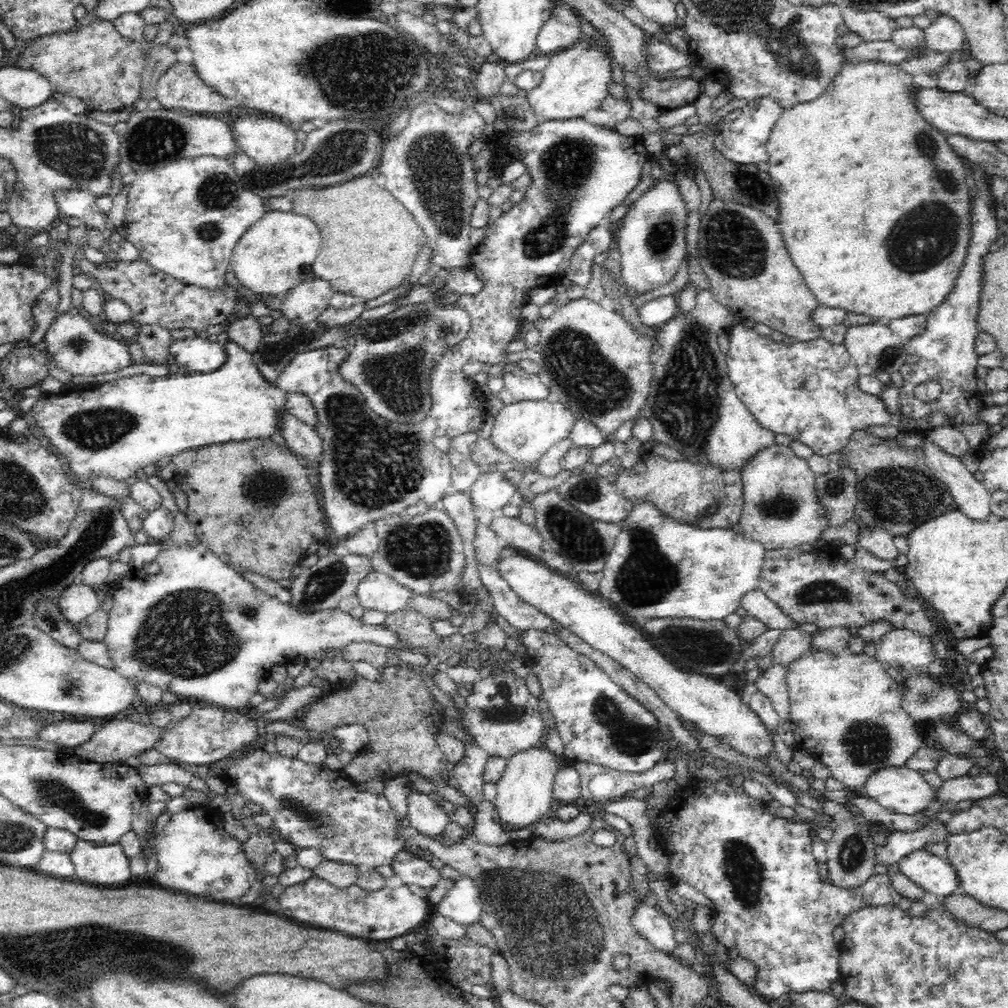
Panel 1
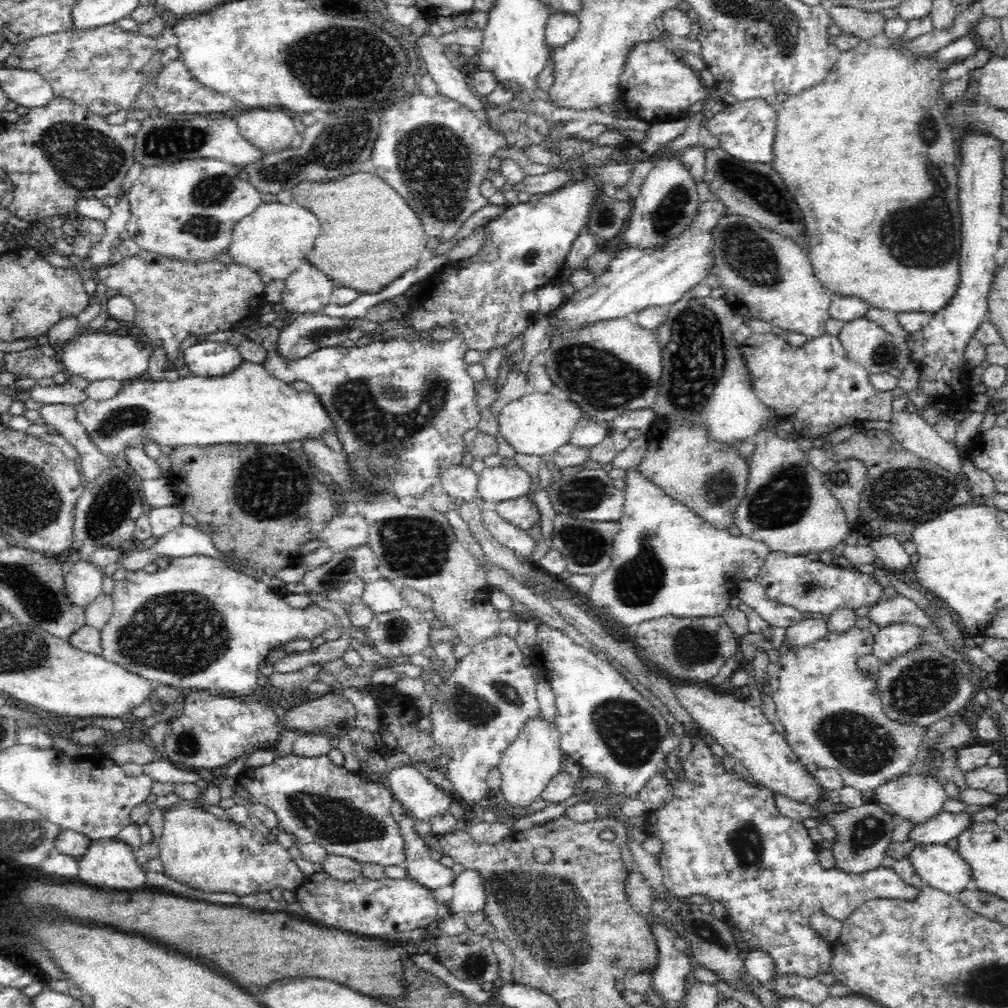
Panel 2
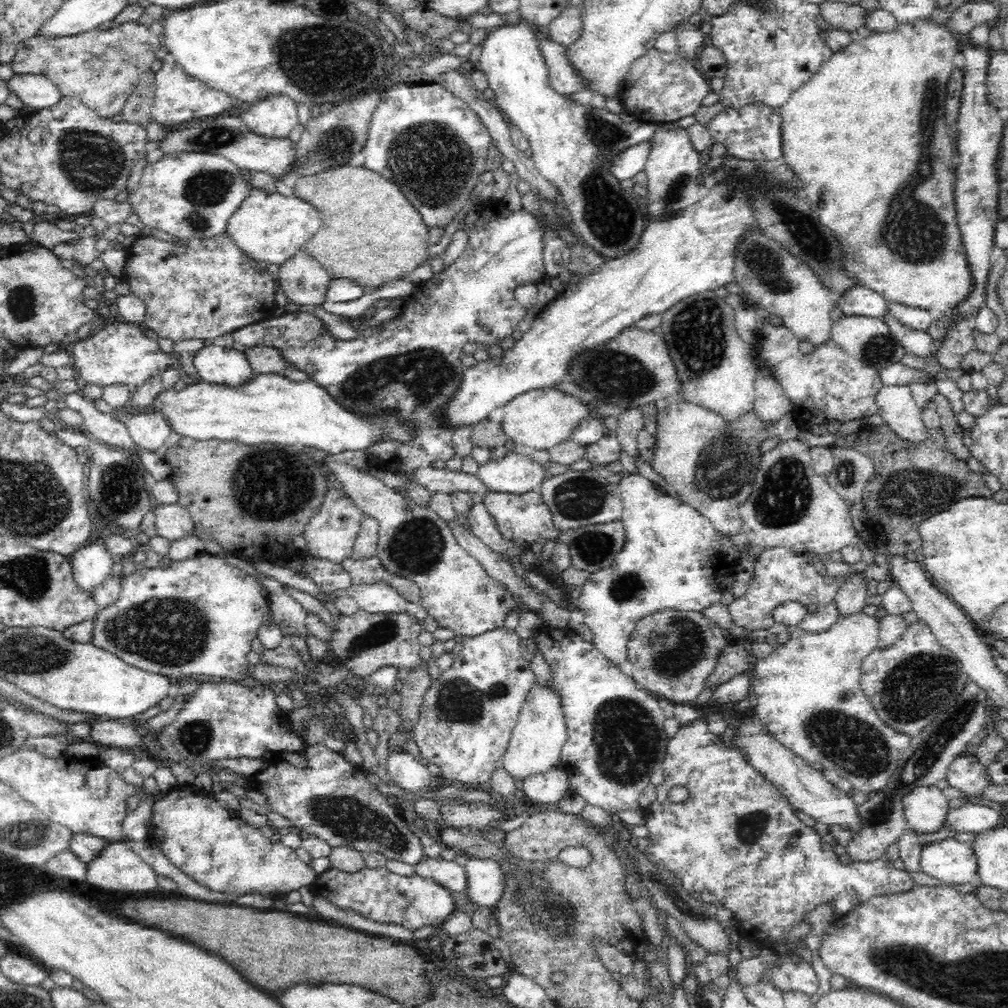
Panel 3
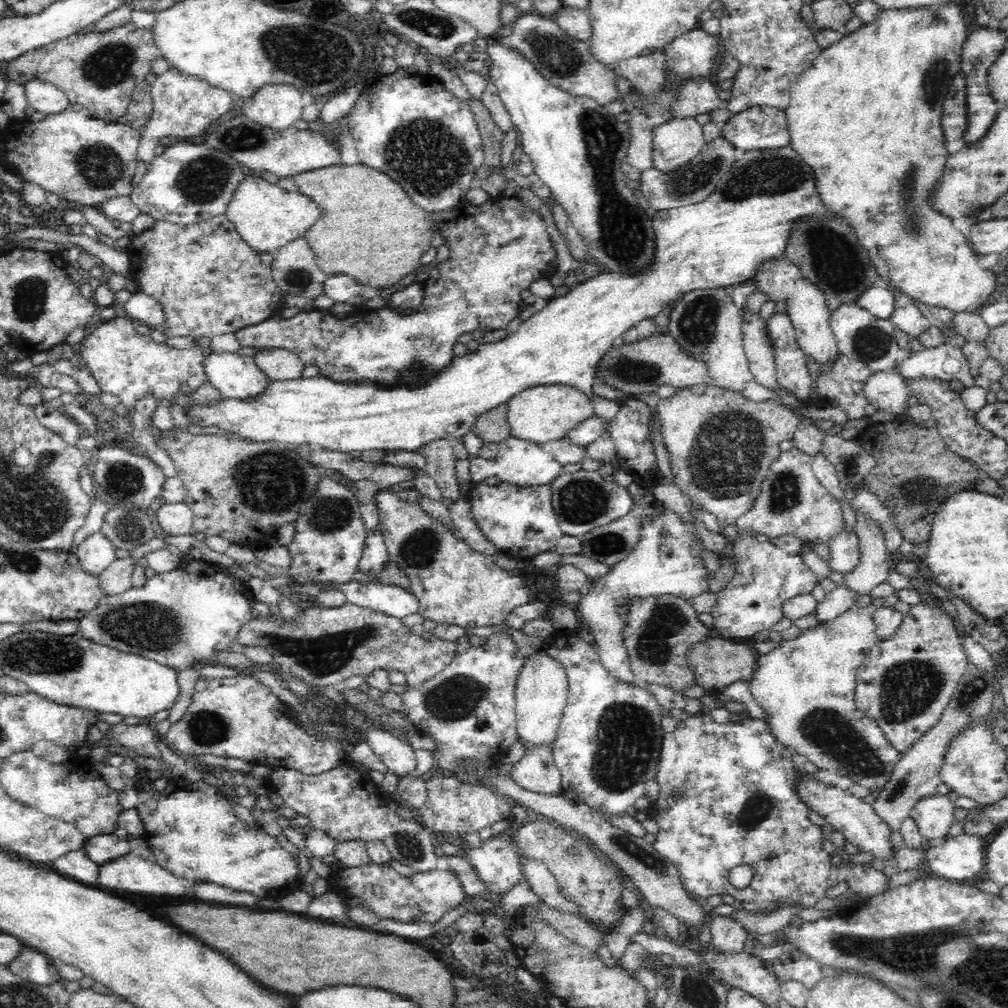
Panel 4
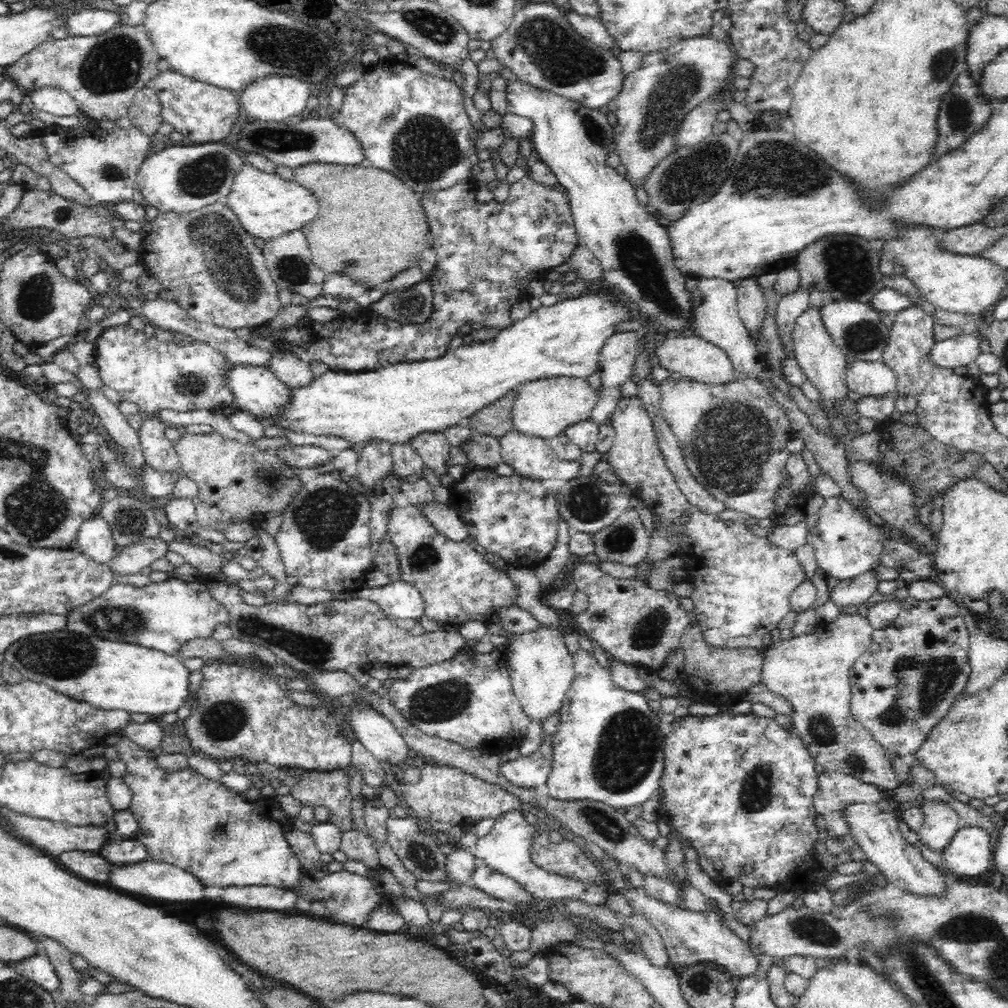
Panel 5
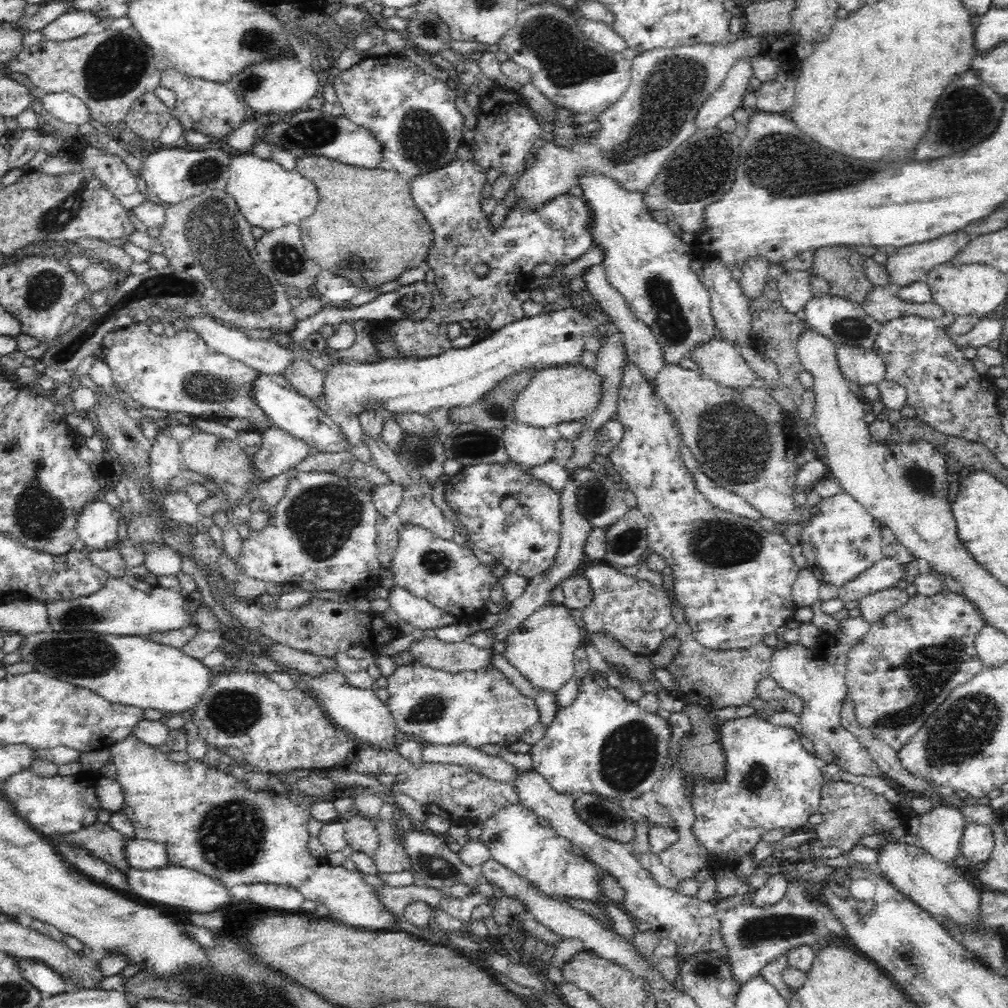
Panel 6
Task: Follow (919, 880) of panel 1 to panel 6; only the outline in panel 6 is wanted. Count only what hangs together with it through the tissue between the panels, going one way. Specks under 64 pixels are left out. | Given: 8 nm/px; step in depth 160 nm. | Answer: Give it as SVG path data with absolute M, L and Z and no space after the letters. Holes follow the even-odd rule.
M968 822L962 836L960 851L970 865L986 862L994 848L996 829L992 823Z

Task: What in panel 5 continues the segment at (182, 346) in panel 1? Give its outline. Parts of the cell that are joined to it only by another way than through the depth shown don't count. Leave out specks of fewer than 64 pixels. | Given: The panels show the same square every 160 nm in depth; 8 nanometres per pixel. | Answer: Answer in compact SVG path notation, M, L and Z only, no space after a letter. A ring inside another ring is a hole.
M234 365L228 372L228 383L236 395L239 410L254 414L265 424L280 424L286 410L292 406L292 389L284 381L280 381L268 366Z

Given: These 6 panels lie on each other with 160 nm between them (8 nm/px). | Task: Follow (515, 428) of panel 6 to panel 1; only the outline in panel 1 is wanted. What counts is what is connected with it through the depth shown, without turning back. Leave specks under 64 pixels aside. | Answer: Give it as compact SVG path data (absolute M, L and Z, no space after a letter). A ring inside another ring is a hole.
M499 471L481 473L470 491L471 501L475 504L474 513L485 526L490 526L494 513L500 512L504 505L516 501L518 495L517 485Z

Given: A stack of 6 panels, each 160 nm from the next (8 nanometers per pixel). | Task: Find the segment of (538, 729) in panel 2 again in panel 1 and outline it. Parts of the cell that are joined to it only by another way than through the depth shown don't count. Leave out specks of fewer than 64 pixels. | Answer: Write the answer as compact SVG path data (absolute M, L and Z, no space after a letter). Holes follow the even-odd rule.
M544 741L520 749L509 756L500 780L495 782L497 785L495 805L497 820L508 830L516 830L532 828L537 820L551 815L556 806L552 787L561 767L559 757L548 749Z

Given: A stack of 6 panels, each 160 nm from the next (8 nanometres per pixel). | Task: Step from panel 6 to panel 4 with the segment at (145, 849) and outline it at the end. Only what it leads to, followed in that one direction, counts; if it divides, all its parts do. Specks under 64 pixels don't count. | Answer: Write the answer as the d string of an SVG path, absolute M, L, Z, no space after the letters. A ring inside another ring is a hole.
M113 832L88 837L82 849L88 853L90 859L94 859L99 865L116 860L120 856L126 856L132 850L127 839L118 838Z

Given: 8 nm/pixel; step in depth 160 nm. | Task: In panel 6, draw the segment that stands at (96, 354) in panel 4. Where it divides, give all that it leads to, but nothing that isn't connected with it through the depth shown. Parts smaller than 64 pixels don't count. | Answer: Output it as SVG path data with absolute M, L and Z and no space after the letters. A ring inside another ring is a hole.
M133 322L126 328L111 331L99 342L102 360L111 370L112 380L144 407L184 413L193 418L247 420L251 432L264 434L276 428L254 397L254 382L261 372L226 353L218 353L194 330L177 326L174 336L152 334L150 325Z

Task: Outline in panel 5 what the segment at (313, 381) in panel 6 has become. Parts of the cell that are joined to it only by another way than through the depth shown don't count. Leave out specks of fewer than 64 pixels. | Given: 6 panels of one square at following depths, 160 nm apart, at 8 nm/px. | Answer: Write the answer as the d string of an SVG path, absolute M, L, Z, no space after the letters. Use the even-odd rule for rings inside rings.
M274 352L267 366L280 381L284 381L284 384L291 389L306 388L315 378L310 364L292 352Z

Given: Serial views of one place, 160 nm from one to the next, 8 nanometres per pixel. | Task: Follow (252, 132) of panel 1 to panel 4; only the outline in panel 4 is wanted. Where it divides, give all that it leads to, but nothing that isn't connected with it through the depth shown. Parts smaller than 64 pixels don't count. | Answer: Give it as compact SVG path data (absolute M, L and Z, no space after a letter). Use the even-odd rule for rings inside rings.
M264 84L243 100L240 112L266 128L286 130L302 119L302 95L292 84Z

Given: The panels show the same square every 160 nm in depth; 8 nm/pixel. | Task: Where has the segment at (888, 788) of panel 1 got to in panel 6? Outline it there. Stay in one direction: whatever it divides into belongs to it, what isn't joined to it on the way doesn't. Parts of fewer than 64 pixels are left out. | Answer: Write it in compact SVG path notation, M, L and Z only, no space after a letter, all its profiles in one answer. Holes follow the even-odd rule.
M939 803L919 817L918 845L932 858L952 866L962 854L962 836L967 820L956 807Z

